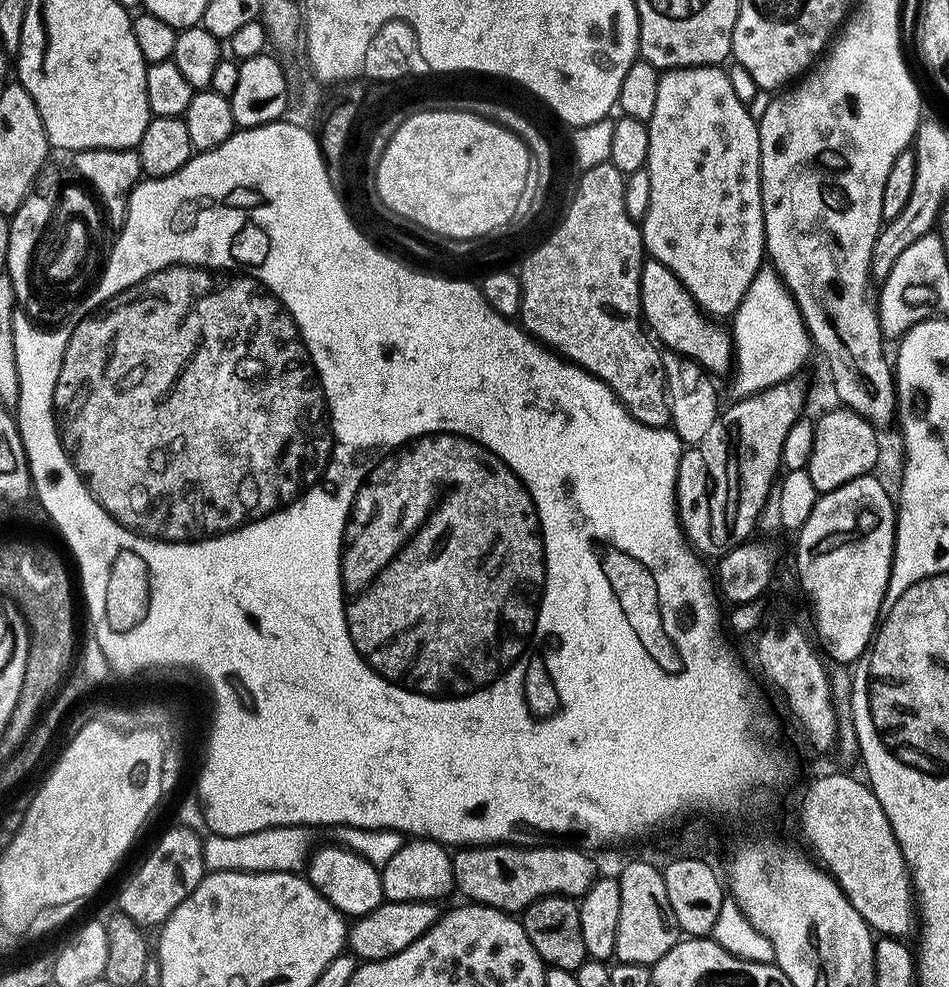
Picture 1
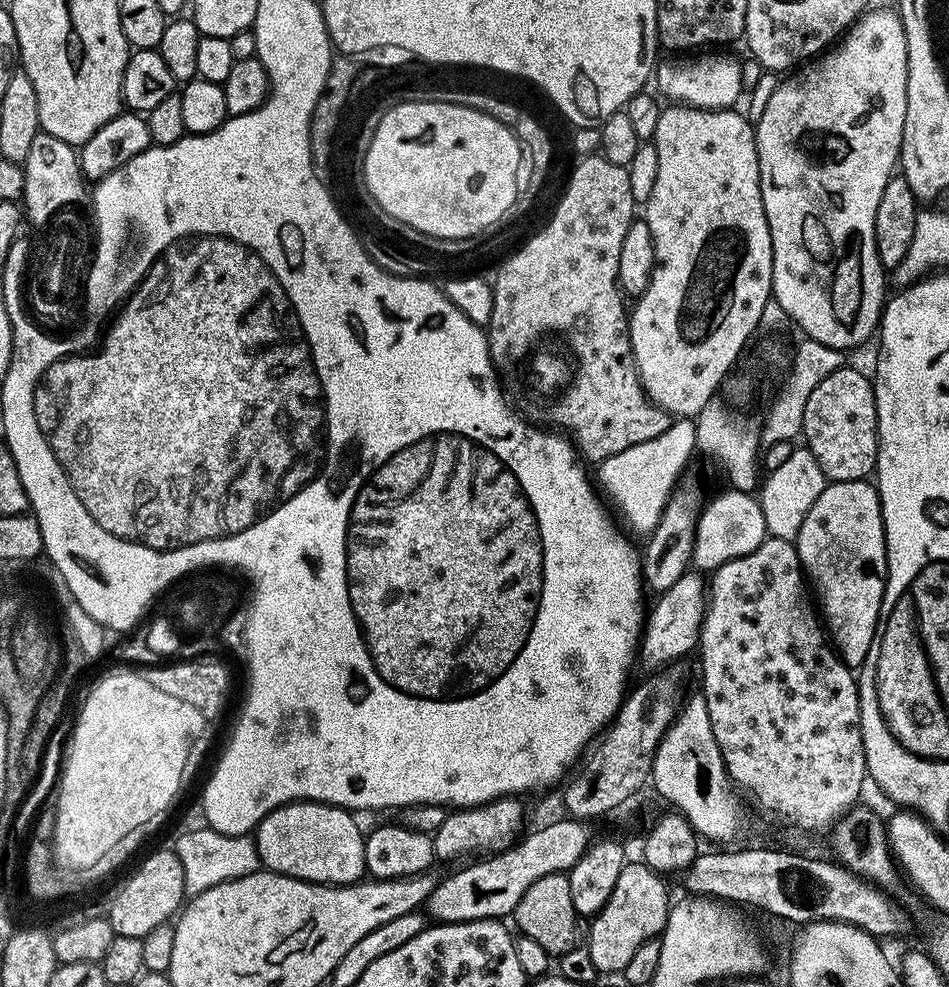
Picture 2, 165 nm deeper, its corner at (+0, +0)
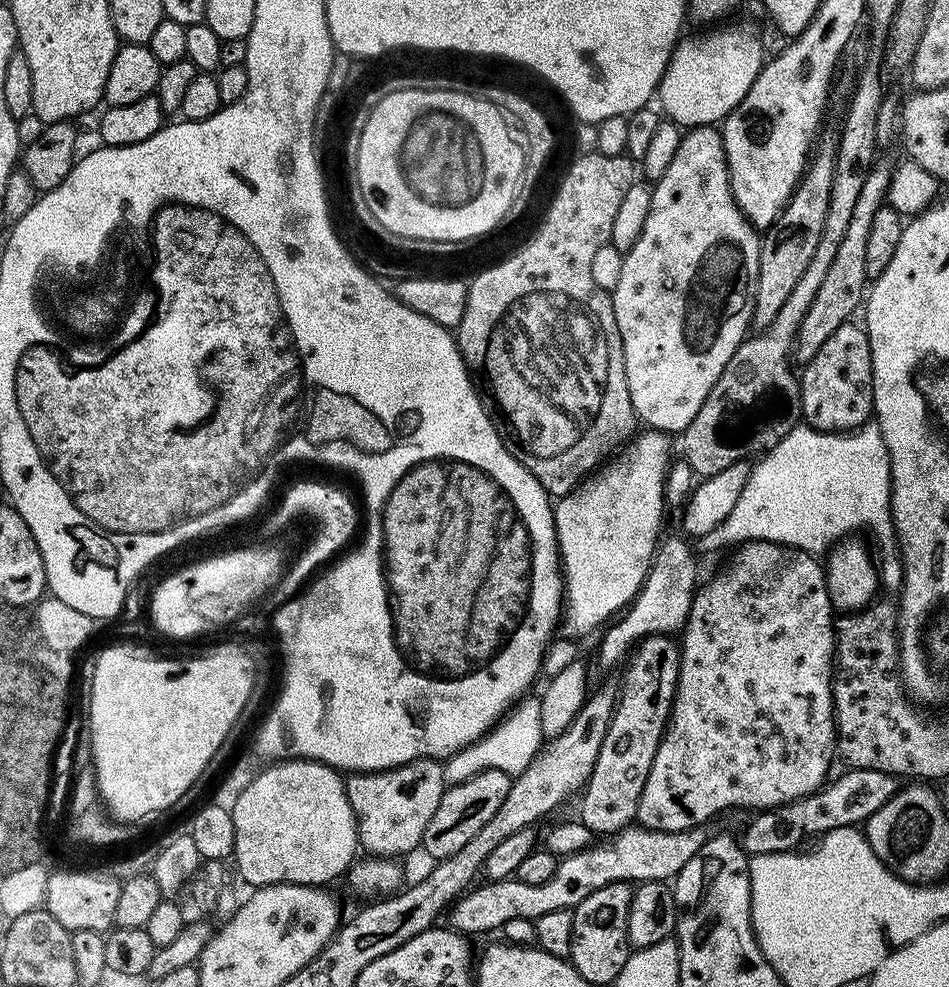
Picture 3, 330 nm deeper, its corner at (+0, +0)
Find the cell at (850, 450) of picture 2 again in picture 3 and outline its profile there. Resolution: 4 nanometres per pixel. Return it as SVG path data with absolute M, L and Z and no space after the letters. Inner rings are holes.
M849 322L838 326L838 330L834 330L826 342L822 342L822 350L818 350L818 354L814 354L812 361L803 365L799 373L800 415L807 427L816 428L819 432L851 432L873 419L872 351L867 331L857 324Z

